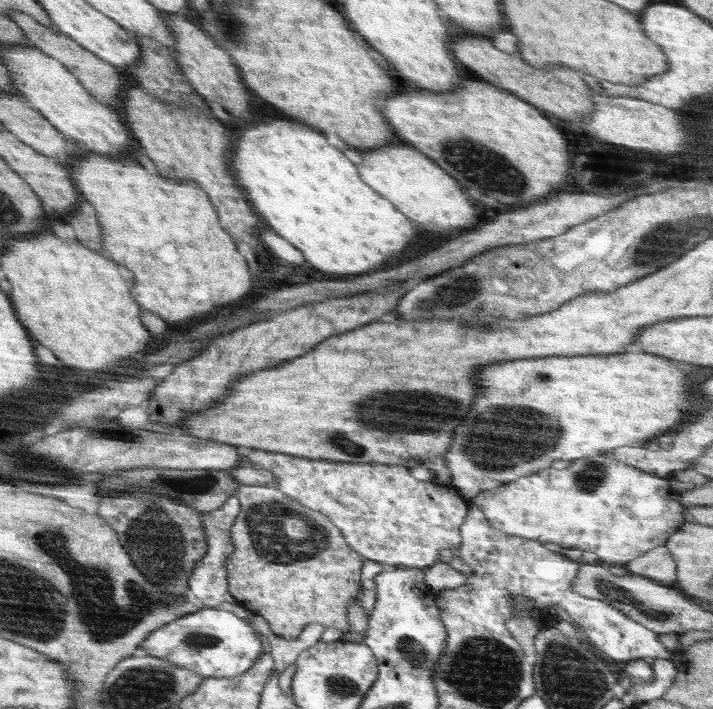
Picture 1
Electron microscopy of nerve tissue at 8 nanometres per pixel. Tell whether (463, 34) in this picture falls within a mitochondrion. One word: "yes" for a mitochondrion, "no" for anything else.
no

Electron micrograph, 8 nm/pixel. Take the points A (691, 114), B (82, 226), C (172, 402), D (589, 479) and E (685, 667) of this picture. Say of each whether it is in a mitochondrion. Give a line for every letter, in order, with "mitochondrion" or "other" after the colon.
A: other
B: other
C: mitochondrion
D: mitochondrion
E: other

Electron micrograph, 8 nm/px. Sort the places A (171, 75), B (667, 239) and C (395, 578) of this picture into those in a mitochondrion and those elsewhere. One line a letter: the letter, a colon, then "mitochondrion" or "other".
A: other
B: mitochondrion
C: other

